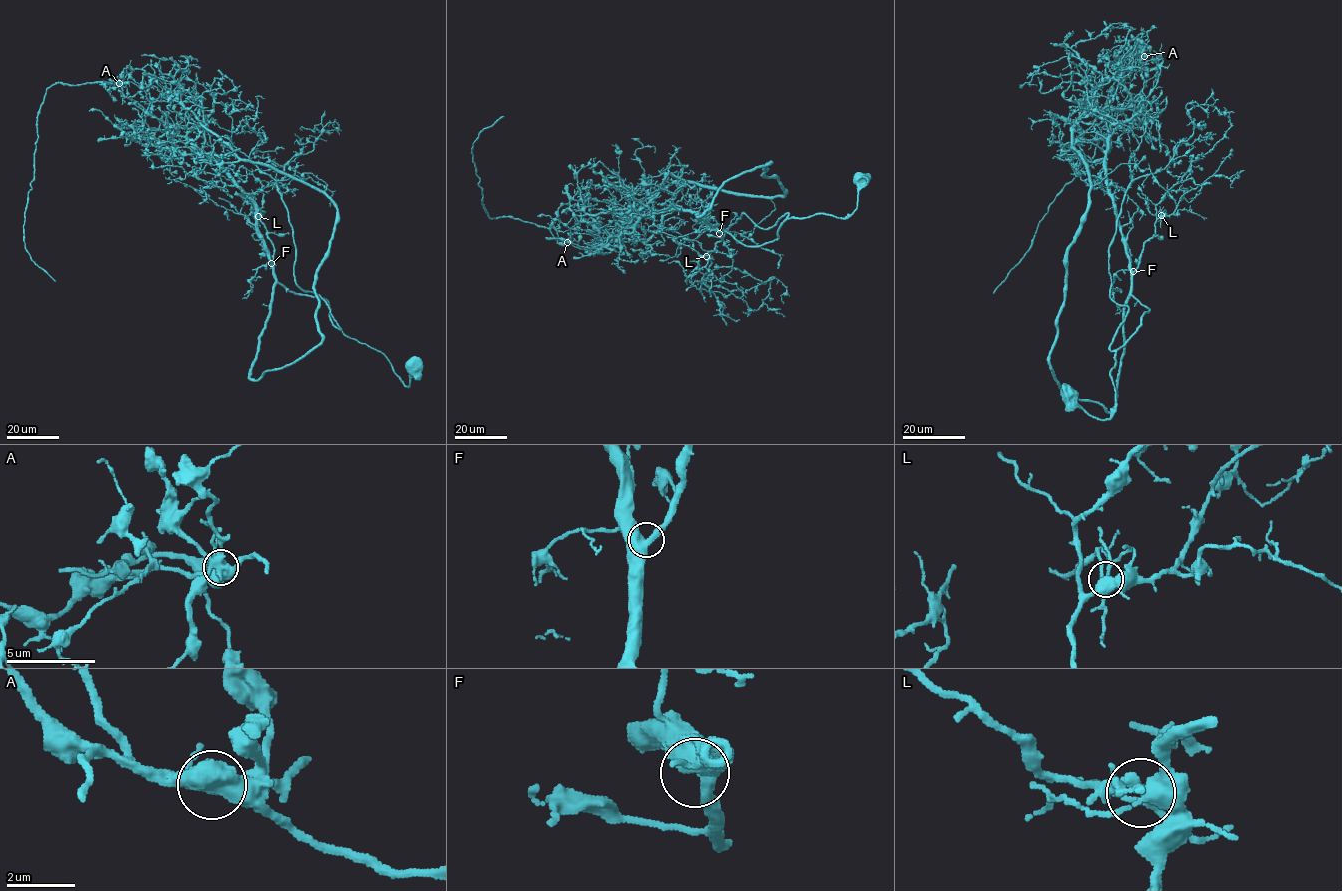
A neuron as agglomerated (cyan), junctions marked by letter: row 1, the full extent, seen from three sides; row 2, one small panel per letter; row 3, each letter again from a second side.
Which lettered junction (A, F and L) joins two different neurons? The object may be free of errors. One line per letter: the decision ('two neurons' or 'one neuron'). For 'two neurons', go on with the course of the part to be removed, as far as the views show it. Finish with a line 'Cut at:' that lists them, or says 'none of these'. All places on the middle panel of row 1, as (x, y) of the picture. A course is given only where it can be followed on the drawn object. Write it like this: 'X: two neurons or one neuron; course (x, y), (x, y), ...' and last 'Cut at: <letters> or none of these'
A: two neurons; course (566, 242), (557, 239), (547, 228), (508, 216), (491, 218), (484, 210), (471, 149), (478, 134), (503, 116)
F: one neuron
L: one neuron
Cut at: A

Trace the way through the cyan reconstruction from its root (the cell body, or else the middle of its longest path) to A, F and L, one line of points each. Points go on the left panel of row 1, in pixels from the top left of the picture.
A: (414, 365), (406, 386), (325, 300), (286, 290), (254, 201), (185, 136), (151, 131), (147, 87), (118, 83)
F: (414, 365), (406, 386), (382, 353), (347, 337), (332, 323), (325, 300), (286, 290), (277, 280), (271, 263)
L: (414, 365), (406, 386), (382, 353), (332, 323), (325, 300), (286, 290), (277, 280), (273, 246), (258, 216)

